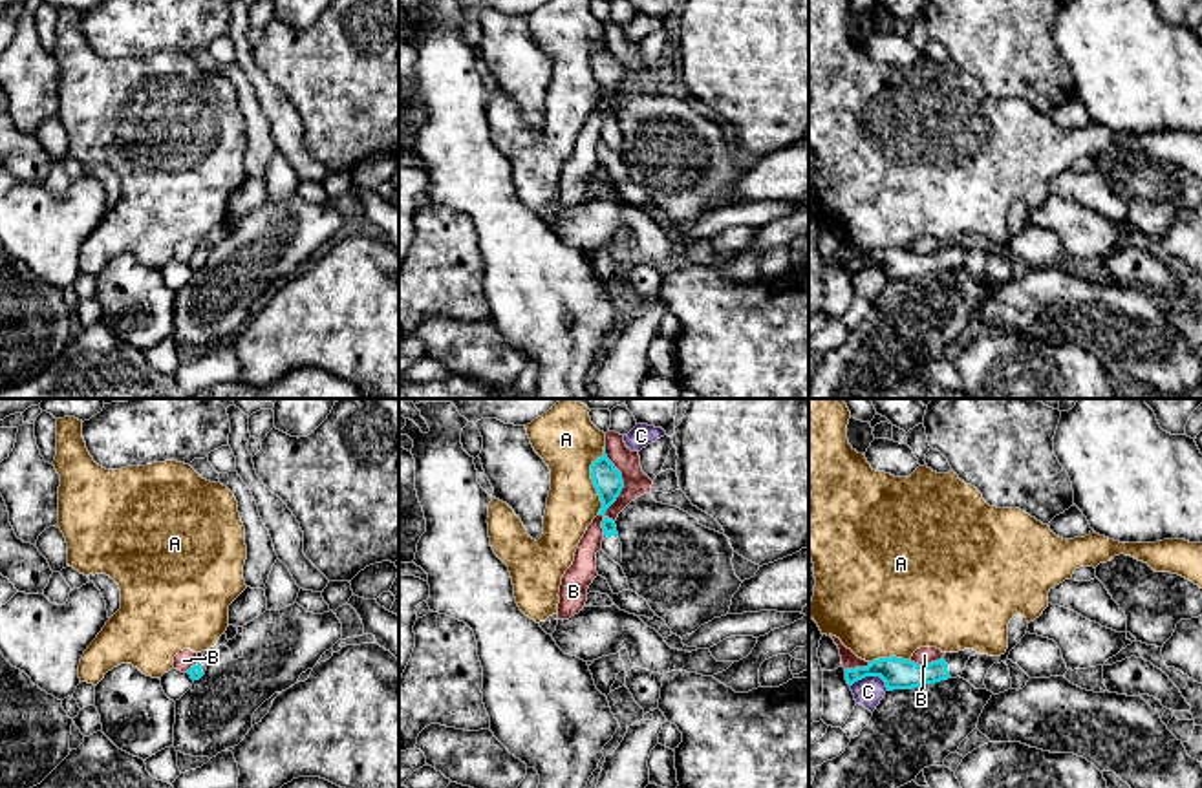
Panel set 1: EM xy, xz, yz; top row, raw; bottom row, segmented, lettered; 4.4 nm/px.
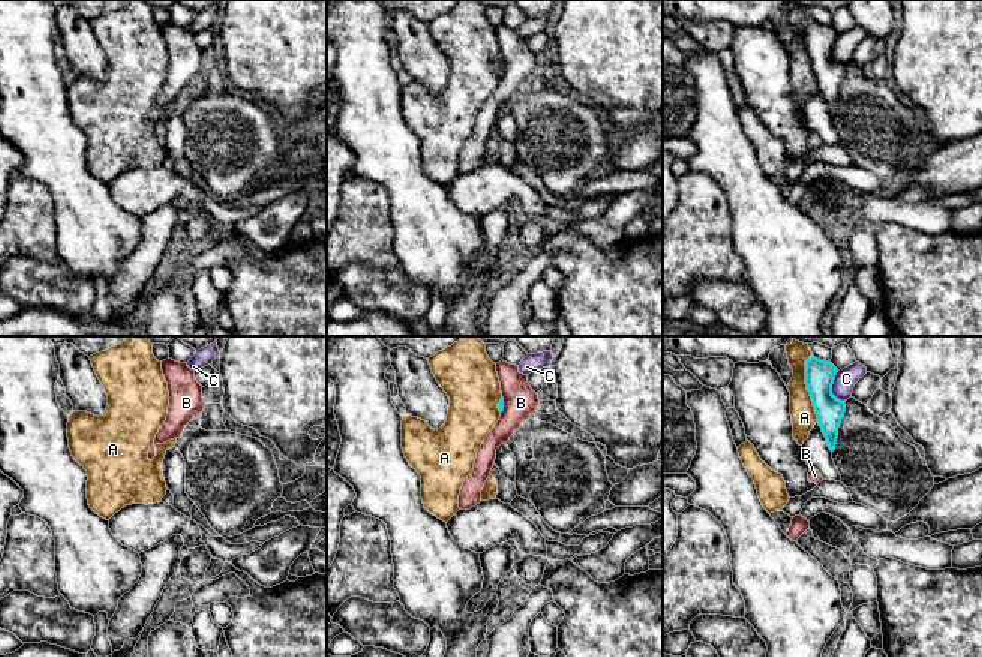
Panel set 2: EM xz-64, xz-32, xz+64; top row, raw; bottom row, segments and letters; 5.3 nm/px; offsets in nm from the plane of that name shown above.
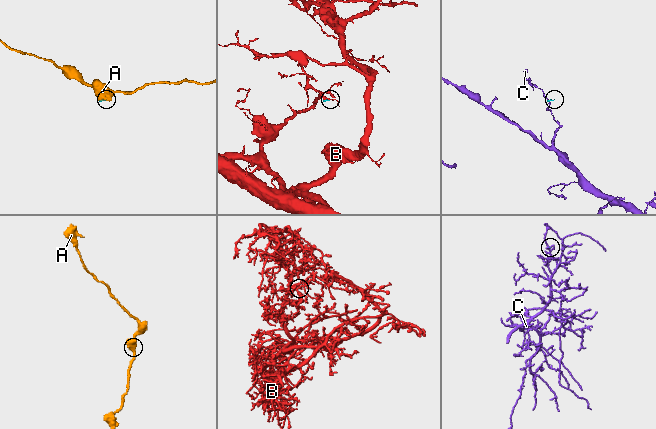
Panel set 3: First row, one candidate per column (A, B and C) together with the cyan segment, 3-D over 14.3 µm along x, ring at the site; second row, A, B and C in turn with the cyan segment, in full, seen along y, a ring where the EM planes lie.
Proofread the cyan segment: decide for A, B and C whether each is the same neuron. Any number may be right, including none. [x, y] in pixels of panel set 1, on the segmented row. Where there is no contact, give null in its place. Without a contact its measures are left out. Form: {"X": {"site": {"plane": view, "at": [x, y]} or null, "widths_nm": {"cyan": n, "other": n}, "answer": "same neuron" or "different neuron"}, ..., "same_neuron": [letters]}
{"A": {"site": {"plane": "xz", "at": [591, 478]}, "widths_nm": {"cyan": 130, "other": 280}, "answer": "different neuron"}, "B": {"site": {"plane": "xz", "at": [621, 490]}, "widths_nm": {"cyan": 130, "other": 110}, "answer": "different neuron"}, "C": {"site": {"plane": "yz", "at": [871, 675]}, "widths_nm": {"cyan": 140, "other": 130}, "answer": "different neuron"}, "same_neuron": []}

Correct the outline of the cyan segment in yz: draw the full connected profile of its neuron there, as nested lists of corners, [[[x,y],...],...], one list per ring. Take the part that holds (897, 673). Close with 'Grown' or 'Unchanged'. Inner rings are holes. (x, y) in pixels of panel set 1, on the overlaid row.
[[[964,649],[959,653],[946,653],[940,660],[928,666],[918,666],[904,658],[878,658],[869,662],[867,667],[845,669],[845,680],[849,686],[865,678],[880,676],[885,682],[887,691],[893,689],[913,689],[926,684],[935,684],[948,678],[957,678],[962,675],[968,660],[973,655],[981,655],[973,649]]]. Grown

